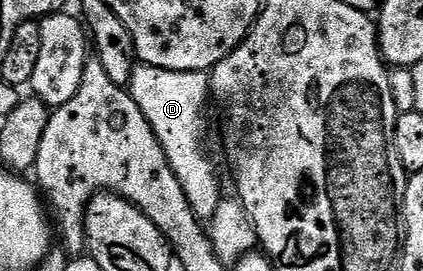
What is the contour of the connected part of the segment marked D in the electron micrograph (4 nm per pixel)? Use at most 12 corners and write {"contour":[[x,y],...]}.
{"contour":[[140,64],[129,92],[194,213],[223,200],[202,150],[210,76]]}

